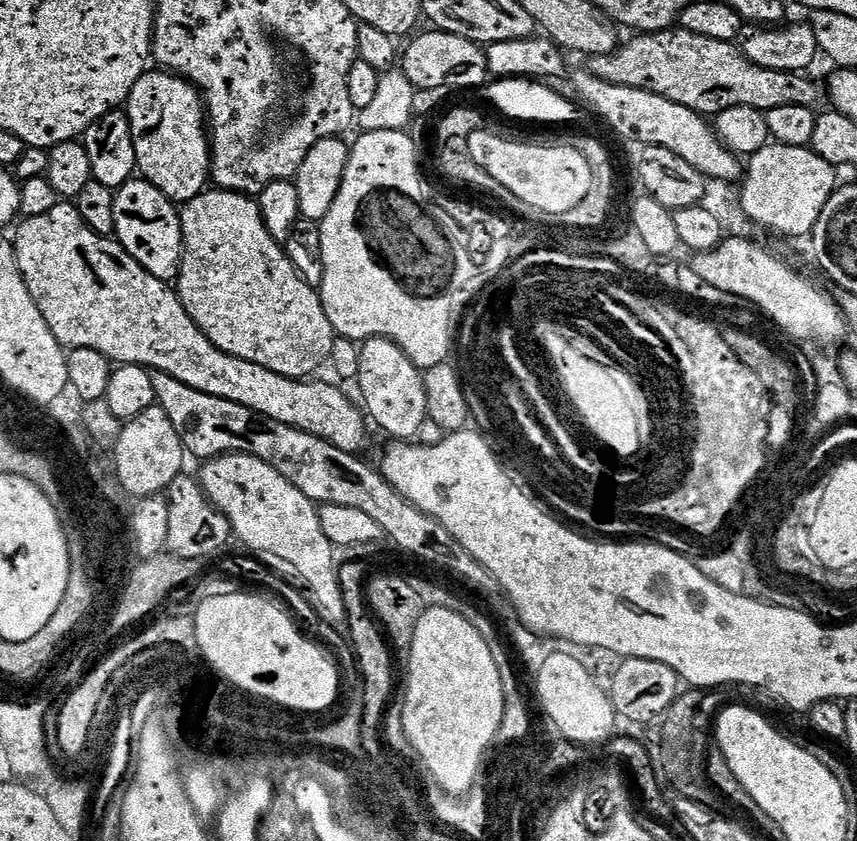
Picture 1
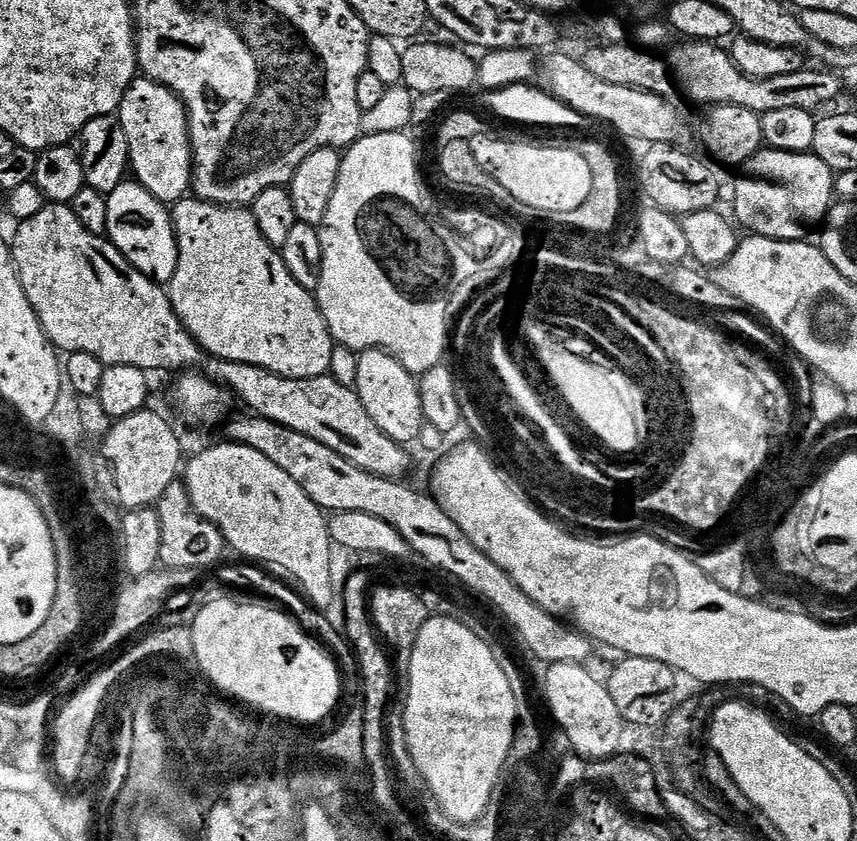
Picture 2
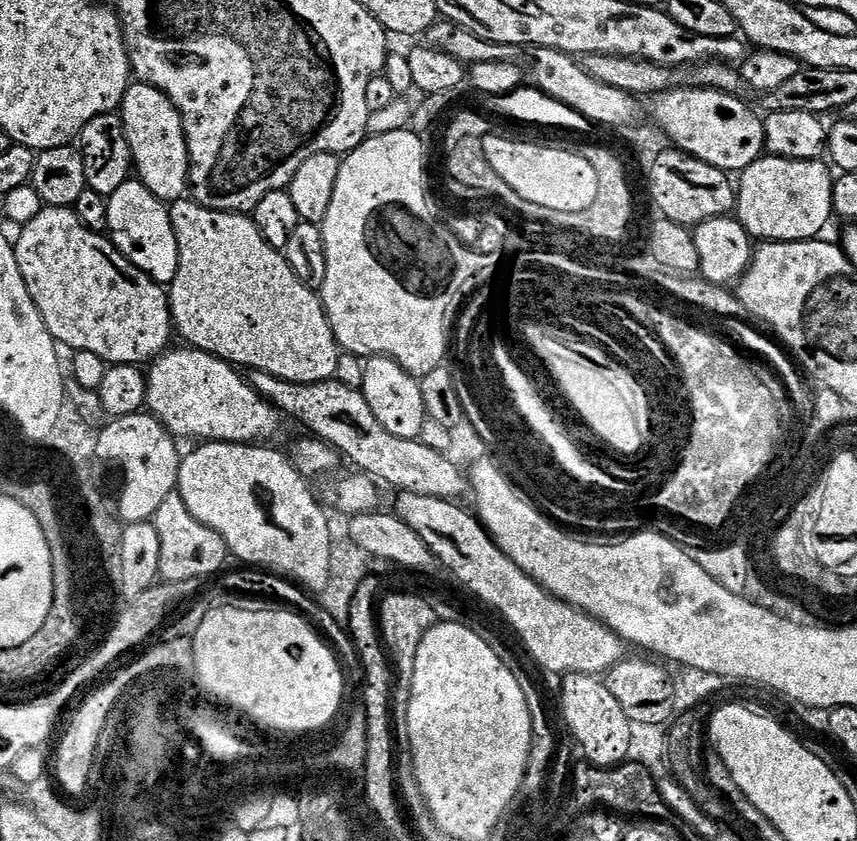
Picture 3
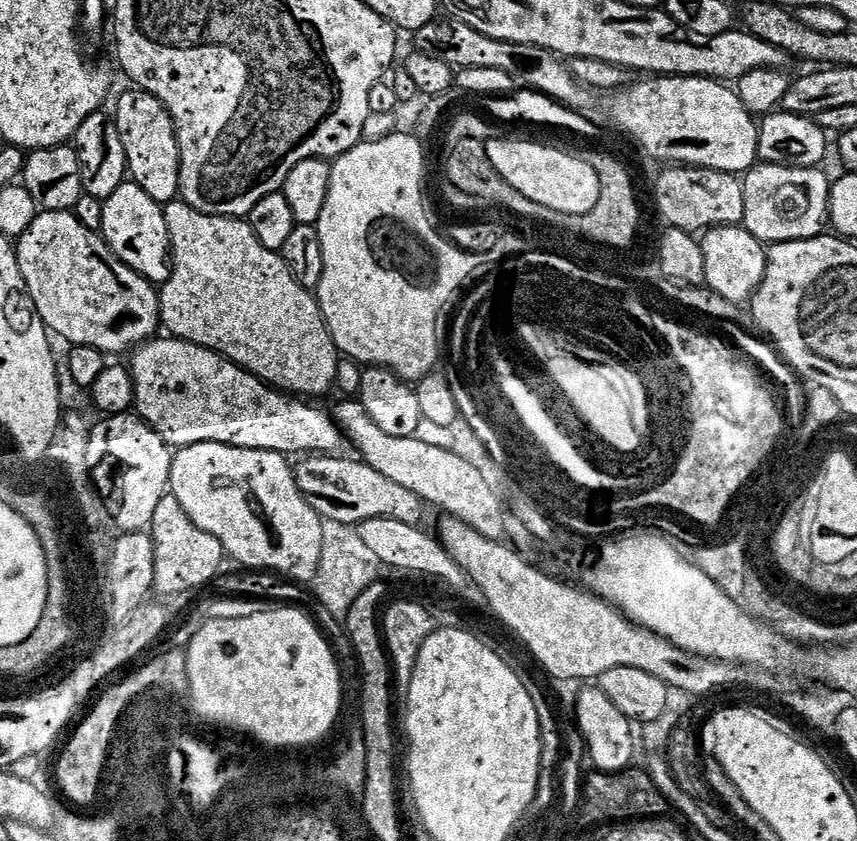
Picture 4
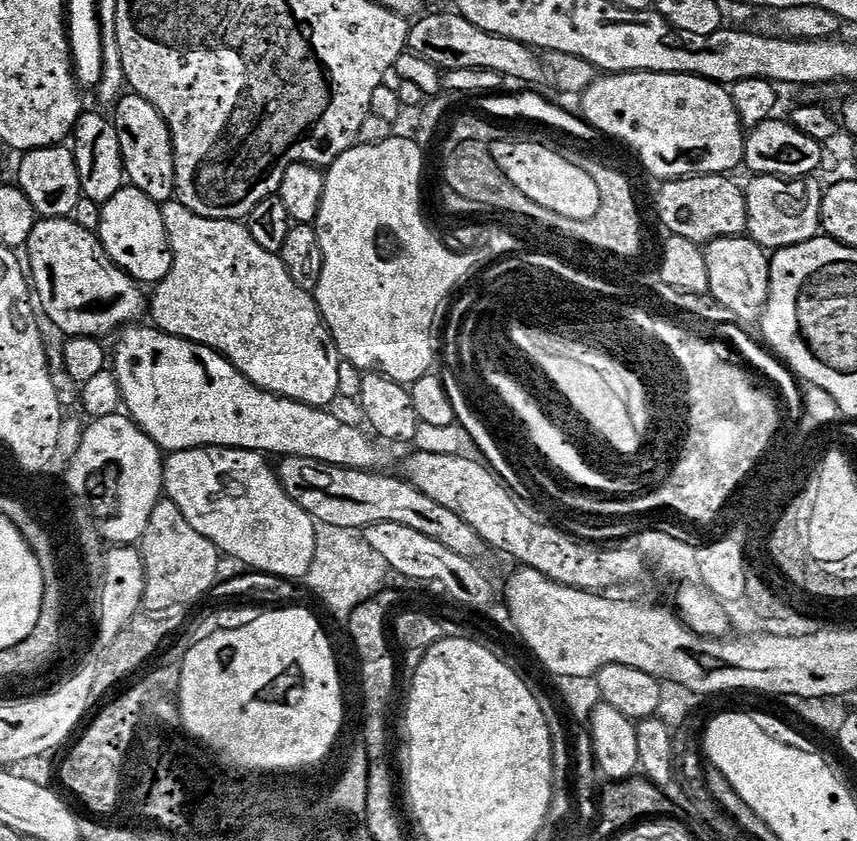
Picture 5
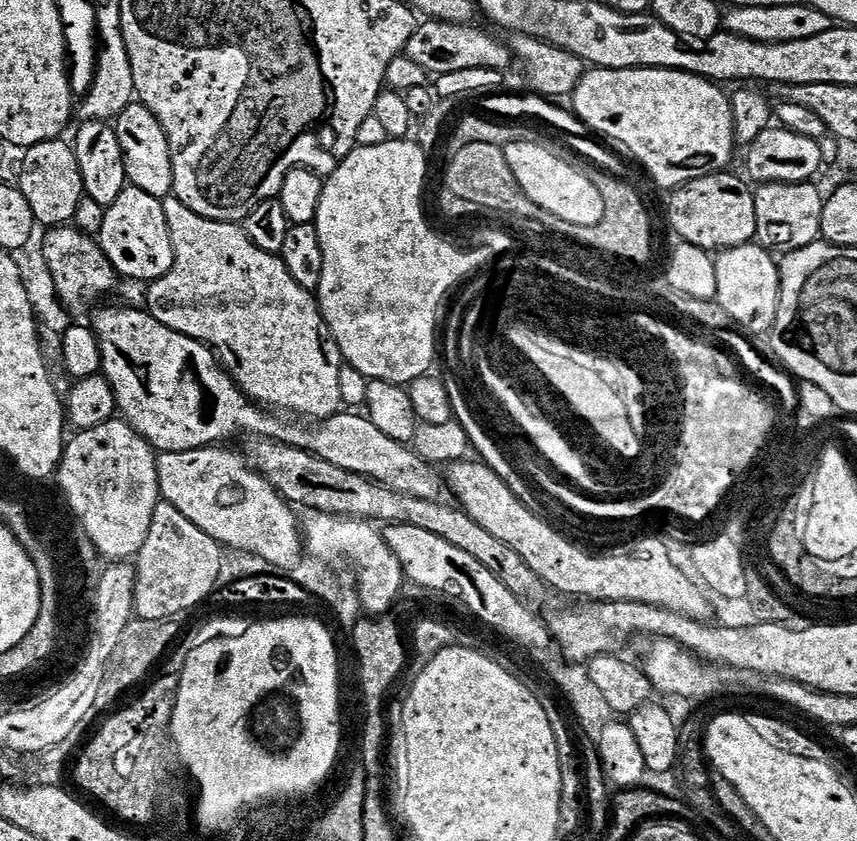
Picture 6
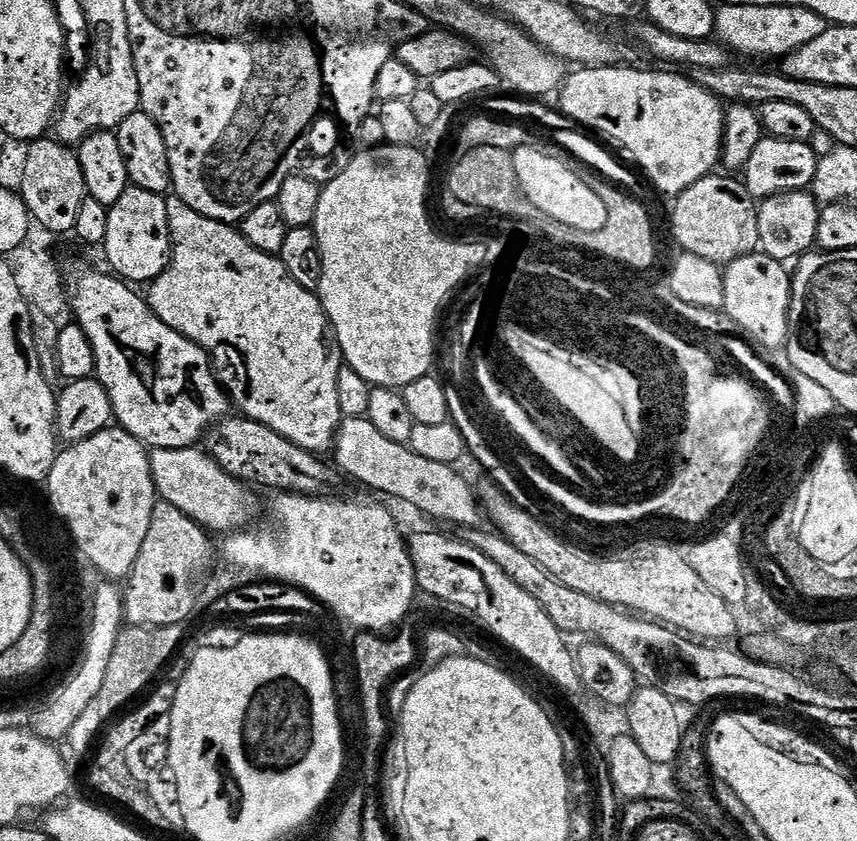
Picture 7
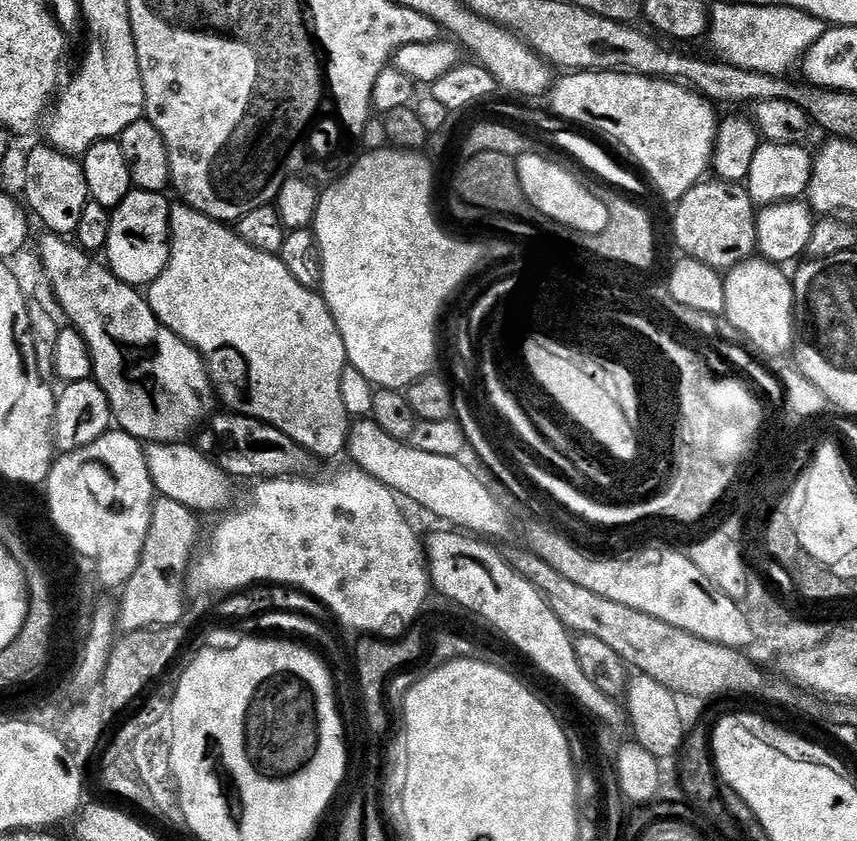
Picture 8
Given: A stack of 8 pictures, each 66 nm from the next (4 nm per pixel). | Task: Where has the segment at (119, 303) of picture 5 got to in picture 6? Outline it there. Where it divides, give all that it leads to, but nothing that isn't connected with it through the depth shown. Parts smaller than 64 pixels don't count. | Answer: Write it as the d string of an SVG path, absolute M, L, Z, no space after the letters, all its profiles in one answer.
M52 226L45 232L48 233L44 236L44 264L56 287L57 298L72 312L84 312L92 307L95 309L103 296L108 296L115 290L116 280L118 281L116 268L106 258L99 243L76 227Z

